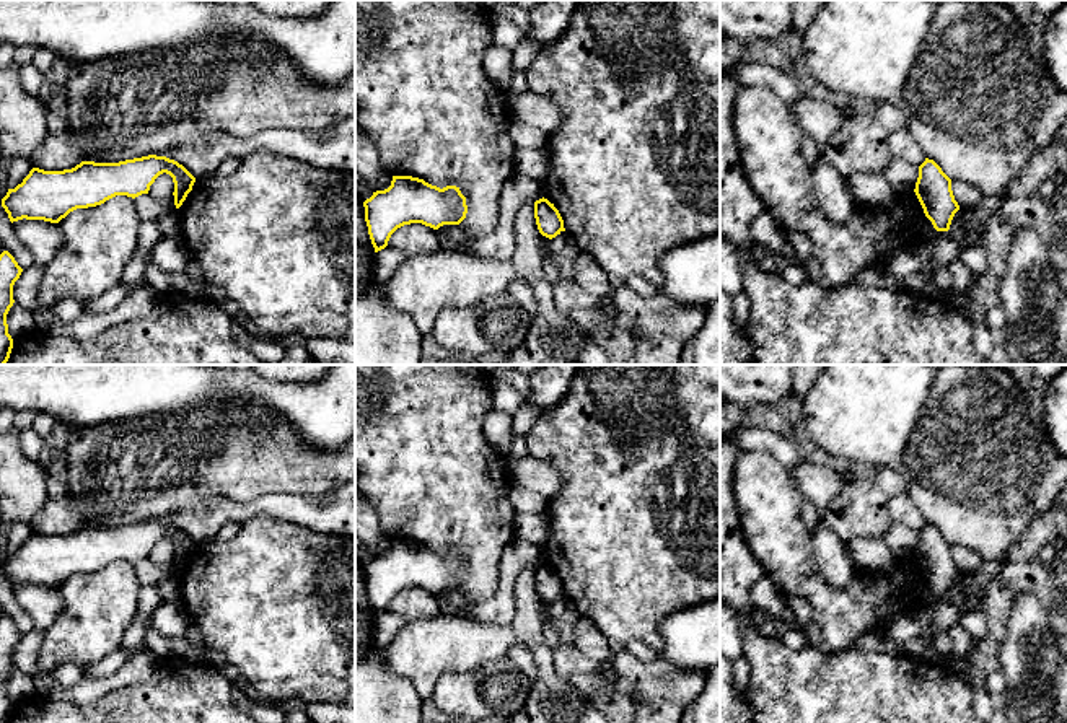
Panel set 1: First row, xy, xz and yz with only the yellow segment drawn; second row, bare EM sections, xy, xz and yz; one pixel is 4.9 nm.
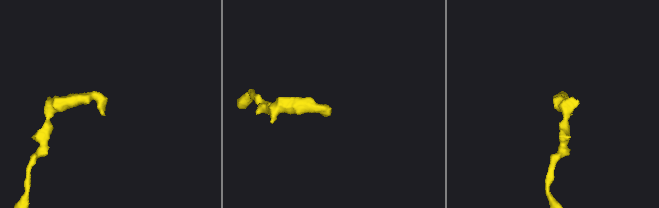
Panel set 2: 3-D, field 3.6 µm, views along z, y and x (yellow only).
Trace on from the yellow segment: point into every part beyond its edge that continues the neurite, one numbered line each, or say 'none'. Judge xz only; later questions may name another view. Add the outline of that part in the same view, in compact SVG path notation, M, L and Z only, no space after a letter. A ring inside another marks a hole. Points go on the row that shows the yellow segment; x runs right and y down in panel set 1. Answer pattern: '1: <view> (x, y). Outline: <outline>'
1: xz (562, 246). Outline: M564 233L551 239L551 251L554 254L554 267L560 272L564 280L573 280L573 264L580 254L580 249L573 239Z

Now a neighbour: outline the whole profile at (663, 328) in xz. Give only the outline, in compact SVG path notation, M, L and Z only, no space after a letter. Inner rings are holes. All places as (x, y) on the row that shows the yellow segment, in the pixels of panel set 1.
M626 283L613 290L611 298L617 313L635 324L637 365L679 365L684 345L707 318L705 306L678 305L660 293L637 295Z

